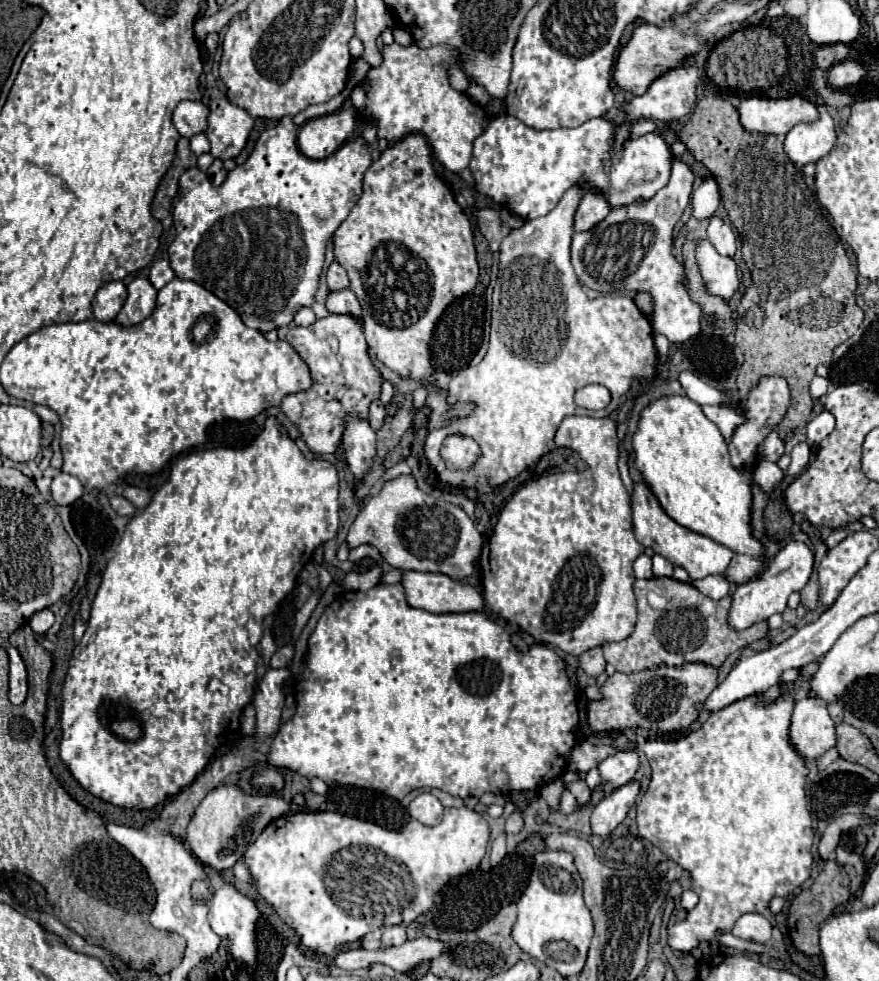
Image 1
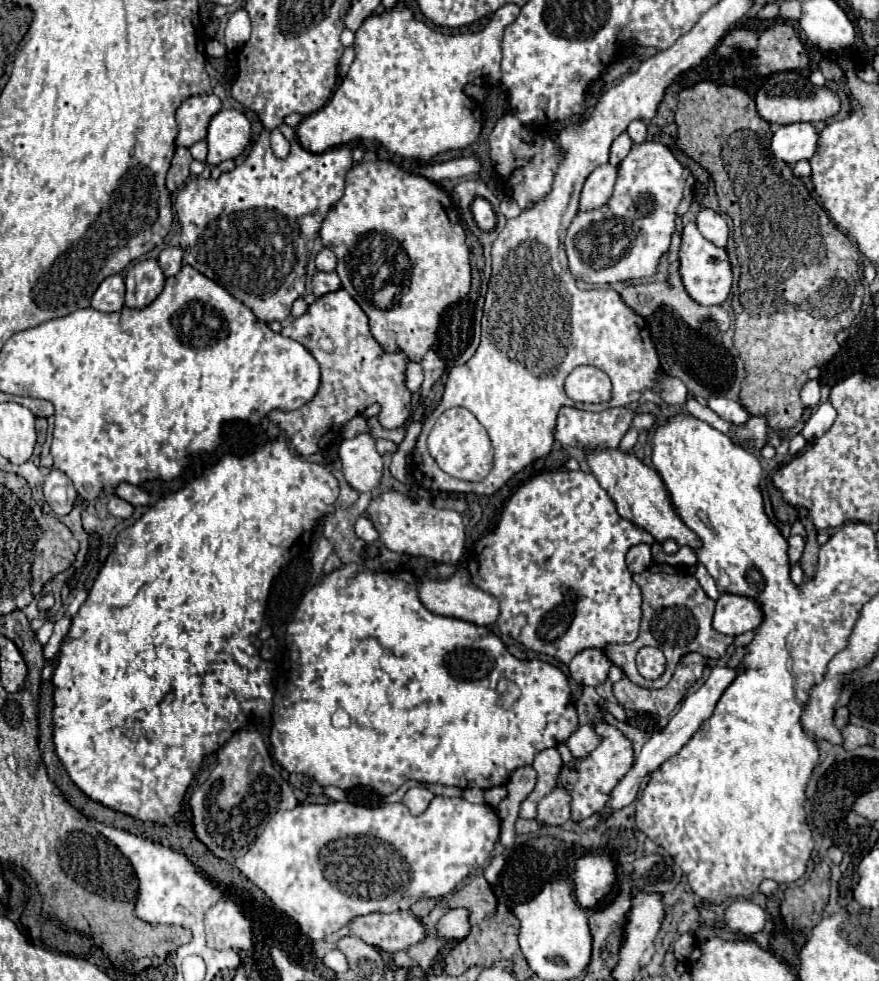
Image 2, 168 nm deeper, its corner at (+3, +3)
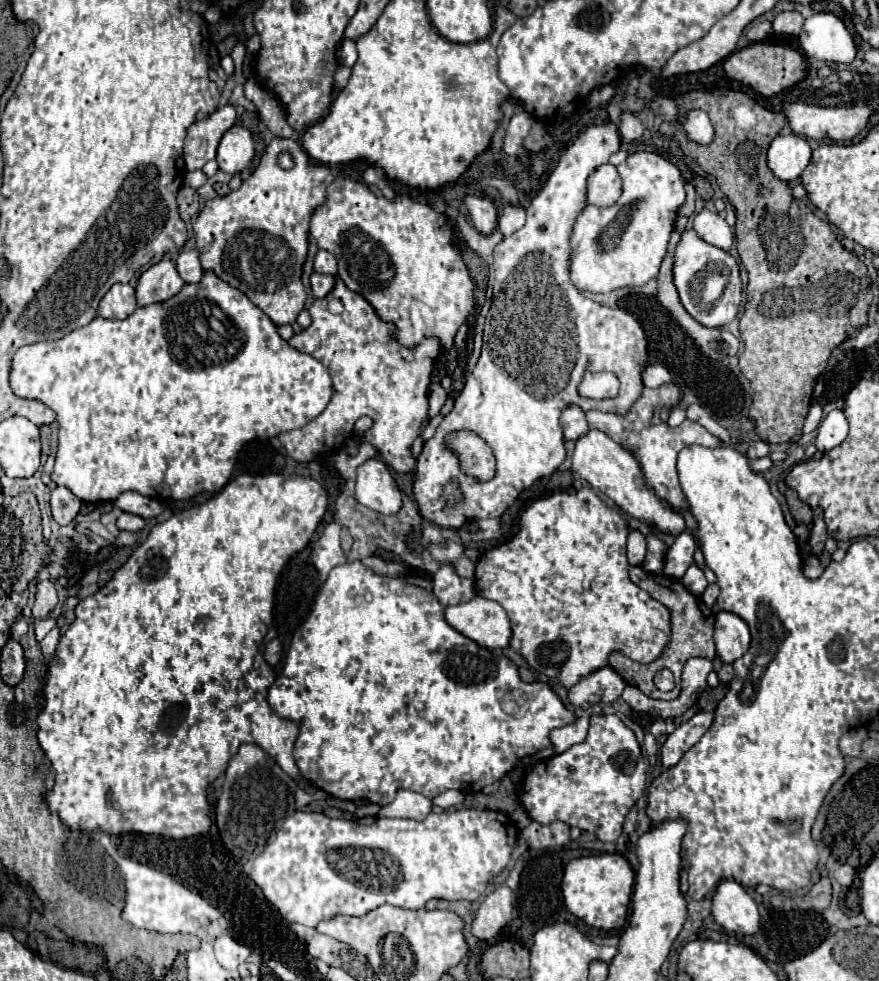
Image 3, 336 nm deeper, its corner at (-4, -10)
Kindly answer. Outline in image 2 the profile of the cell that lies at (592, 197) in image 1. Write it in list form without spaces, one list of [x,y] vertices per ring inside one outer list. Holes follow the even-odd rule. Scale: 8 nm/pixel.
[[[603,164],[603,166],[595,168],[583,186],[579,210],[589,212],[593,208],[605,206],[609,202],[609,196],[613,194],[615,180],[617,180],[617,168],[615,166]]]

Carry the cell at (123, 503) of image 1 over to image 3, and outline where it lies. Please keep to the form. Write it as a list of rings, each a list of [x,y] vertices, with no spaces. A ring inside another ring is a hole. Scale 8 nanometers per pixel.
[[[122,513],[118,517],[118,529],[122,531],[140,531],[144,529],[144,519],[140,515],[132,515],[132,513]]]

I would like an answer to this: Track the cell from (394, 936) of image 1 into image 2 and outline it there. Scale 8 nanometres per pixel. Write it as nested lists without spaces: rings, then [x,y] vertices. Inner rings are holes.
[[[409,910],[359,916],[349,922],[349,928],[353,936],[359,936],[367,944],[377,946],[385,952],[405,950],[407,946],[421,942],[425,936],[421,920],[417,920]]]

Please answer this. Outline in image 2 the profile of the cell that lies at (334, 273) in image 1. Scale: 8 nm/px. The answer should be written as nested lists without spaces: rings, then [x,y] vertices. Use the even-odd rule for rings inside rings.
[[[323,248],[323,250],[317,254],[315,264],[317,264],[317,270],[319,270],[319,272],[335,272],[337,258],[335,258],[335,254],[333,254],[329,248]]]

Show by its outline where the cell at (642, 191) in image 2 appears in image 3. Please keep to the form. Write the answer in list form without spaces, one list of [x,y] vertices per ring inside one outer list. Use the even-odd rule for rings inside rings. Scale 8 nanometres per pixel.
[[[636,151],[630,153],[620,165],[617,166],[622,180],[622,195],[620,199],[610,207],[596,207],[588,205],[578,213],[572,237],[570,237],[570,279],[580,291],[592,291],[592,293],[608,293],[618,287],[634,287],[644,285],[650,279],[656,279],[660,263],[666,255],[668,239],[674,229],[676,211],[684,203],[684,181],[680,177],[678,167],[674,167],[670,161],[660,157],[658,153],[648,151]]]

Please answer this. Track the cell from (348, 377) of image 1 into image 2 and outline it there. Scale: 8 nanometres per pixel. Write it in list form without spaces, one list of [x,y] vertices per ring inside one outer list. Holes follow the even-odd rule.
[[[347,290],[321,296],[303,316],[287,324],[281,334],[303,344],[321,366],[321,386],[307,404],[291,412],[269,412],[269,420],[277,422],[287,432],[299,454],[309,456],[313,452],[327,449],[337,440],[345,422],[357,414],[363,414],[365,408],[375,402],[379,402],[381,408],[389,412],[389,418],[379,418],[383,428],[399,428],[405,424],[411,410],[411,392],[407,392],[403,386],[407,358],[403,352],[387,354],[381,350],[369,332],[367,314],[359,308]],[[321,340],[329,340],[333,352],[325,352],[321,348]]]

